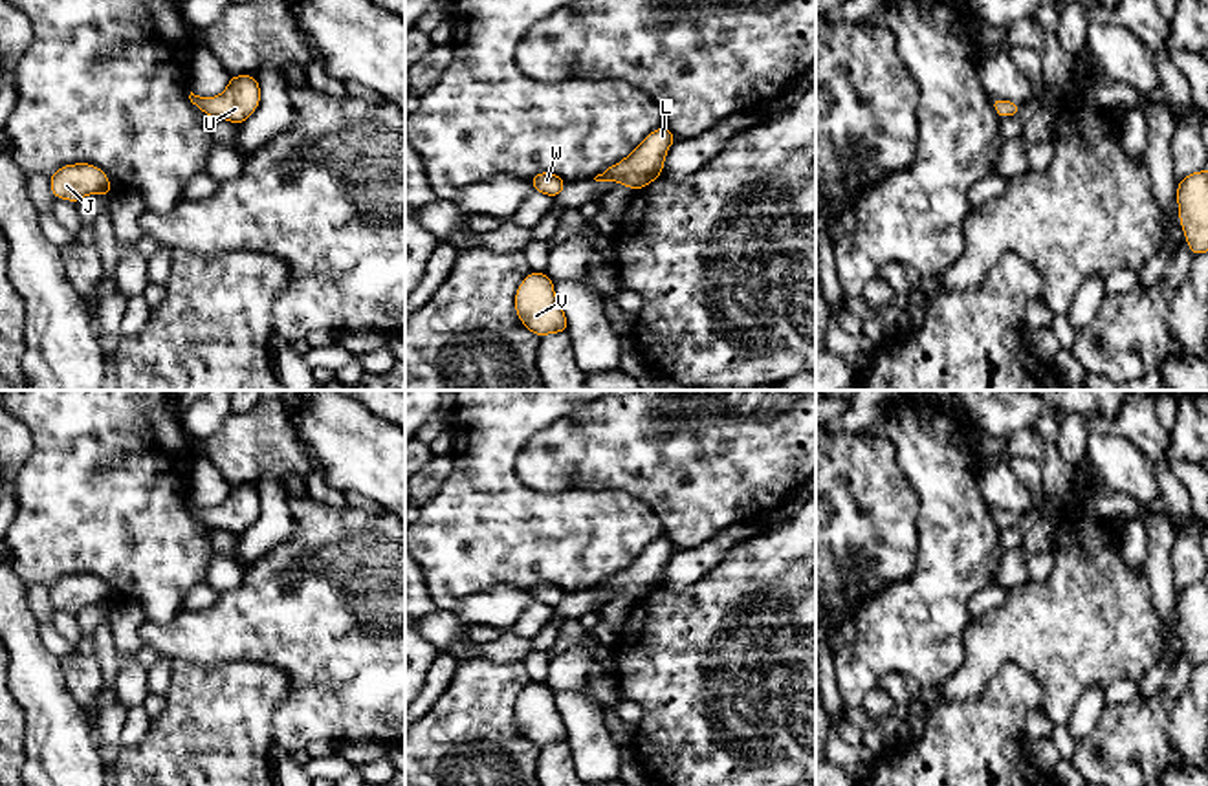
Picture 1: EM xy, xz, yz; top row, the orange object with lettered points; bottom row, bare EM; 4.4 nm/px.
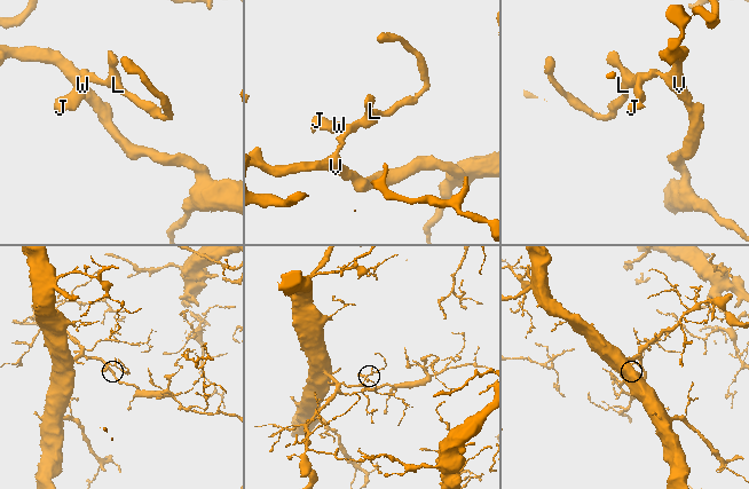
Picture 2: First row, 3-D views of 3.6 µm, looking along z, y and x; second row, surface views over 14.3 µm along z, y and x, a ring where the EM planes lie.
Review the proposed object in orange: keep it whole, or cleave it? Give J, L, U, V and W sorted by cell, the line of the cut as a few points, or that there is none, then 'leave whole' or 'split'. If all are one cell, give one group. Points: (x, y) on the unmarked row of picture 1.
groups J L U V W; cut none; leave whole

